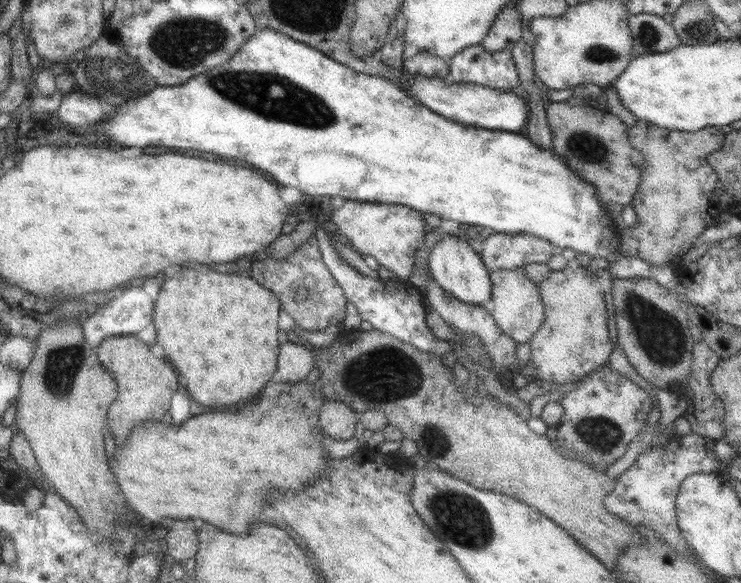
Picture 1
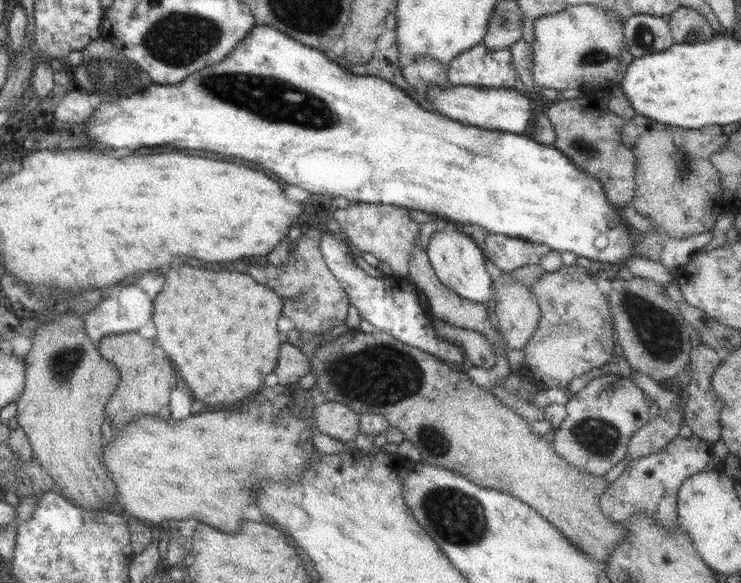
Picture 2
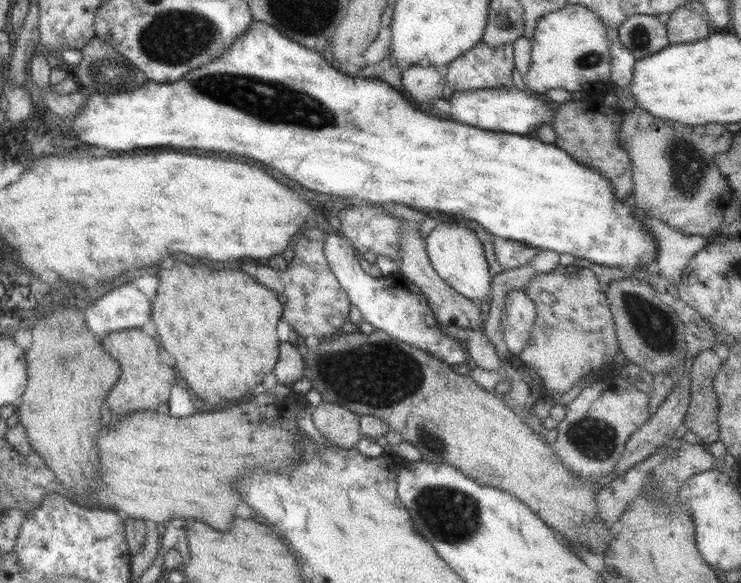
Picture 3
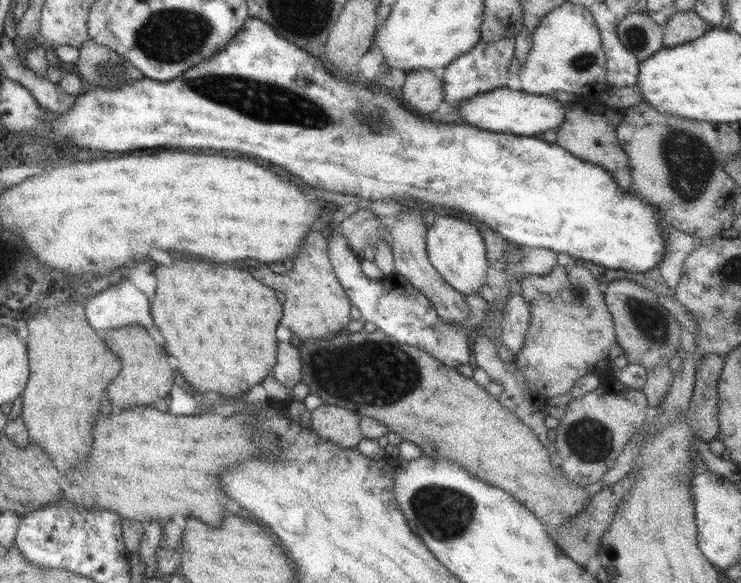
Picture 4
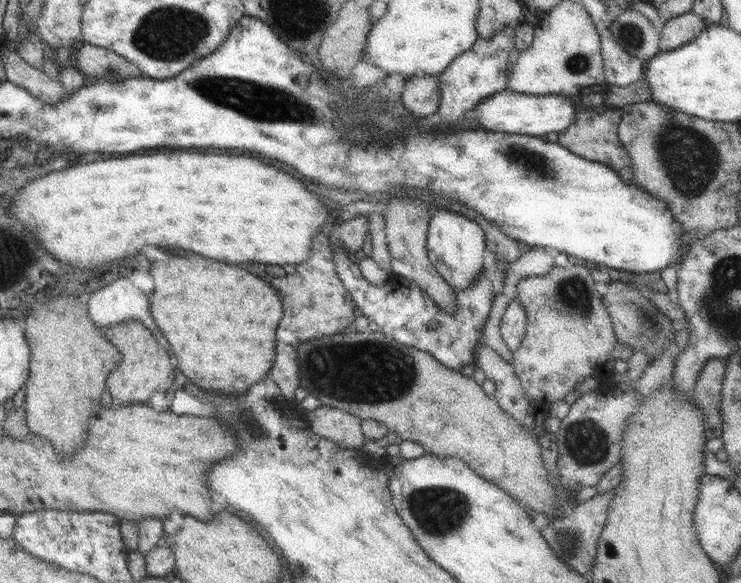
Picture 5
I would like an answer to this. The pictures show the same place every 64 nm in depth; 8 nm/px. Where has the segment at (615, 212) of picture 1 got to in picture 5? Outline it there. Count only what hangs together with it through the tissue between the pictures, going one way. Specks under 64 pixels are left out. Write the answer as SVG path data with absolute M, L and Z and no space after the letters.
M577 110L573 122L557 133L557 142L572 154L585 158L587 161L600 162L616 171L620 180L631 182L634 173L632 172L631 161L627 150L618 140L617 128L620 121L621 110L607 110L605 112L591 112L591 110Z

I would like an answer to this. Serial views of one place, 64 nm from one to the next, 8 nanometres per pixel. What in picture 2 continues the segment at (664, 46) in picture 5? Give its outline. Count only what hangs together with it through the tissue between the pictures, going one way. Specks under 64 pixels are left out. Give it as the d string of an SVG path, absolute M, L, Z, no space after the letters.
M680 6L670 14L668 21L675 43L706 41L716 34L705 16L689 6Z

